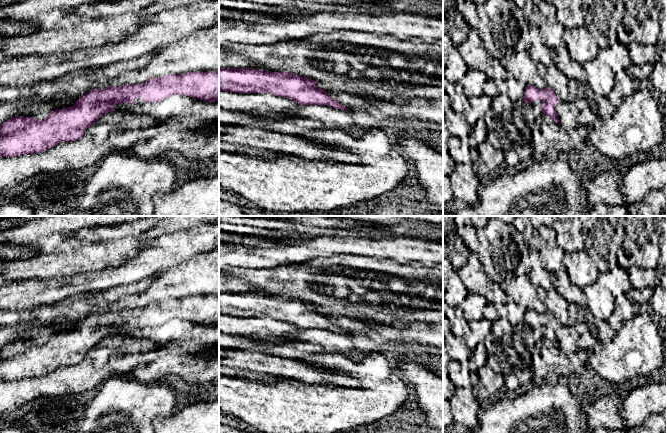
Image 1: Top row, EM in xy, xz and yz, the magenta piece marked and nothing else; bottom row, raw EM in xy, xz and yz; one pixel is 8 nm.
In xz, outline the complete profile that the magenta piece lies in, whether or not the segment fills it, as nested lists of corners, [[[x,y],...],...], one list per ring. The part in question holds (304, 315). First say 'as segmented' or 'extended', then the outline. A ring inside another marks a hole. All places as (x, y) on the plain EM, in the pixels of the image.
as segmented; [[[219,292],[219,314],[235,317],[271,317],[296,325],[299,329],[326,329],[336,333],[348,333],[316,310],[317,306],[290,295],[271,296],[254,292]]]

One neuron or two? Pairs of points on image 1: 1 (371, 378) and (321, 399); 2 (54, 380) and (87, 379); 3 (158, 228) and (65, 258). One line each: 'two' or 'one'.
1: one
2: one
3: two

